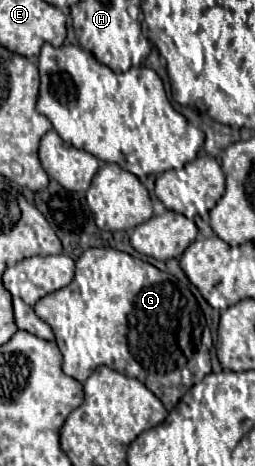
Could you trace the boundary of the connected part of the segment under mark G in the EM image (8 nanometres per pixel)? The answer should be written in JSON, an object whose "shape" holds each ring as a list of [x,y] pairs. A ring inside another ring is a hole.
{"shape":[[[87,249],[77,259],[75,279],[67,287],[39,299],[35,313],[55,333],[57,345],[63,353],[63,373],[79,383],[85,383],[95,367],[107,365],[121,375],[139,379],[155,397],[161,399],[165,409],[171,411],[195,383],[197,371],[203,369],[199,379],[211,373],[211,331],[189,287],[183,287],[173,275],[159,271],[151,263],[135,259],[129,253],[117,249]]]}

